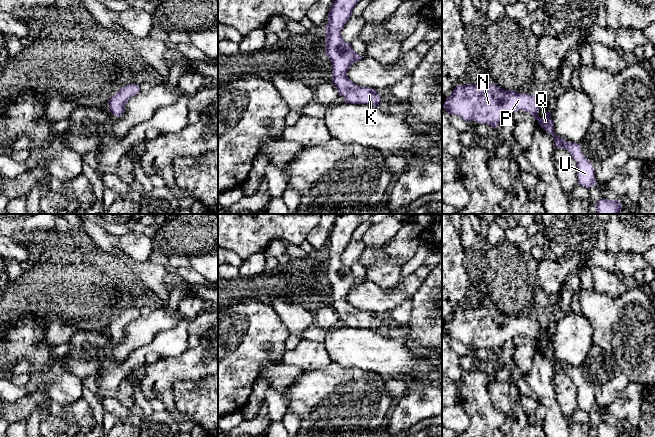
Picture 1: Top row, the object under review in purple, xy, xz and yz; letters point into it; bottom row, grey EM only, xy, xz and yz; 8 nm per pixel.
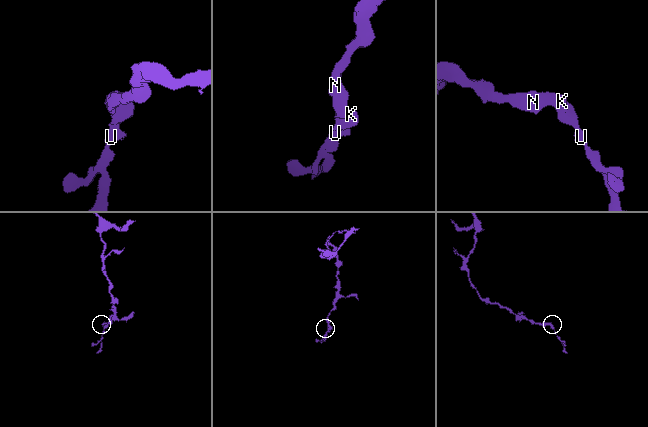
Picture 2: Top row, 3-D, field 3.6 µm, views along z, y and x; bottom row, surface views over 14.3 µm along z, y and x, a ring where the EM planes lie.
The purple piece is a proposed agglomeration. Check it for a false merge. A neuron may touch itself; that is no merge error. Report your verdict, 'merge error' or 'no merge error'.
no merge error

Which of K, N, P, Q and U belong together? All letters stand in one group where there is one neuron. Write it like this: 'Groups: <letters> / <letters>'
Groups: K N P Q U

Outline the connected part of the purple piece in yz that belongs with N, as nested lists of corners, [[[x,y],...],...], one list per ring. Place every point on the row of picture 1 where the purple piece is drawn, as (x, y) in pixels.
[[[479,81],[475,85],[457,85],[443,107],[448,114],[457,115],[465,121],[488,124],[492,128],[511,113],[518,110],[529,112],[540,127],[553,136],[556,148],[569,151],[577,163],[578,184],[589,189],[597,184],[592,163],[583,155],[579,143],[565,141],[554,133],[550,111],[543,118],[539,117],[538,110],[545,103],[538,95],[504,90],[495,84]]]

